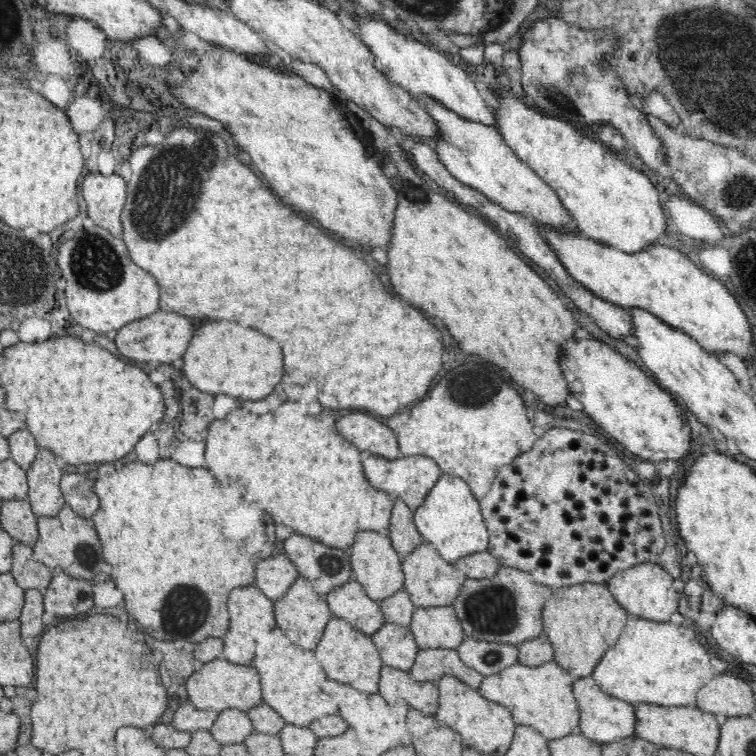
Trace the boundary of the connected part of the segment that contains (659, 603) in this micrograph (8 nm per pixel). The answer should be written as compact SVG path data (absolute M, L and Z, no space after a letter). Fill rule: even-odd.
M653 561L616 572L616 575L607 581L606 586L628 614L632 613L648 620L668 622L680 604L680 592L672 587L672 582L674 577Z

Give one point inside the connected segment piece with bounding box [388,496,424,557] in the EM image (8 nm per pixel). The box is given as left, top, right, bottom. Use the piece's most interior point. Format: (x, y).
(402, 531)

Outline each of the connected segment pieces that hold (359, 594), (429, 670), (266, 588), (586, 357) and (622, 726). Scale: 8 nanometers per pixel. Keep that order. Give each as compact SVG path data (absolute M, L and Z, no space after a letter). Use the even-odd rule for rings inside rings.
M353 578L340 588L328 592L324 599L332 611L332 616L347 620L366 635L372 635L384 626L380 605L368 597L364 587Z
M420 649L409 672L418 681L436 682L442 676L453 676L477 691L484 680L483 674L464 664L456 649Z
M286 554L260 560L256 564L254 573L256 573L255 585L273 601L284 596L284 593L288 592L288 588L299 577L298 569Z
M574 338L564 344L562 368L570 394L582 403L584 412L595 421L611 438L620 442L639 461L685 460L690 448L690 426L684 420L684 407L668 391L660 387L653 377L648 376L635 363L621 356L616 349L600 339Z
M591 676L575 678L573 693L580 711L579 728L584 736L601 744L610 744L610 742L630 737L635 738L636 713L634 713L634 705L604 693Z

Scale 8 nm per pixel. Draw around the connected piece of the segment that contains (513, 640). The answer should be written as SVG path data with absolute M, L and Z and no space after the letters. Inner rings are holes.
M501 566L492 577L464 580L452 607L466 637L516 646L541 634L542 608L551 592L548 586L535 583L529 573Z

